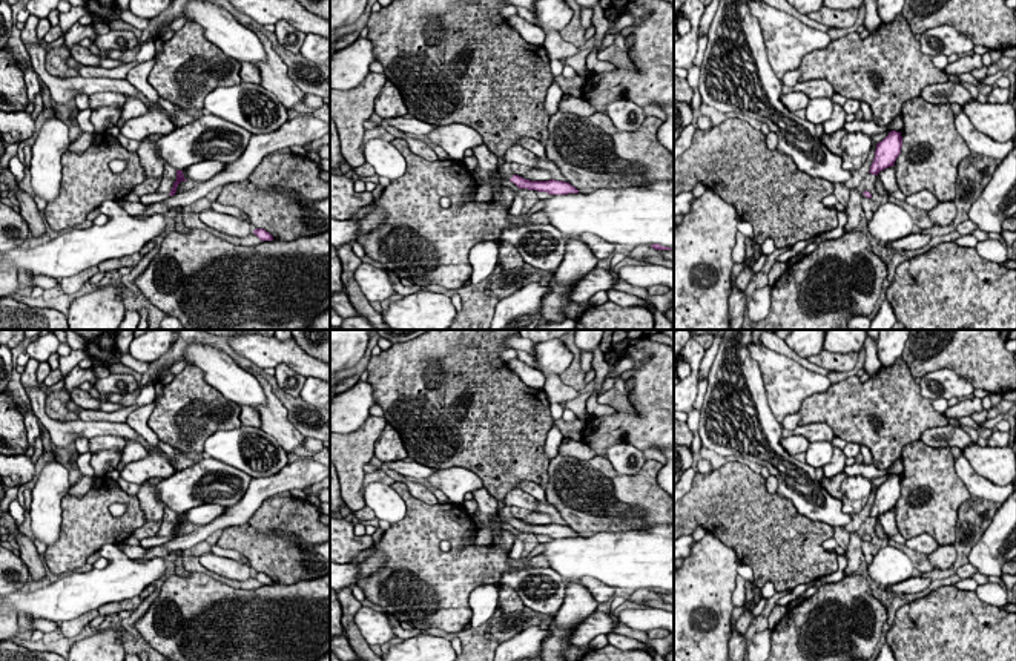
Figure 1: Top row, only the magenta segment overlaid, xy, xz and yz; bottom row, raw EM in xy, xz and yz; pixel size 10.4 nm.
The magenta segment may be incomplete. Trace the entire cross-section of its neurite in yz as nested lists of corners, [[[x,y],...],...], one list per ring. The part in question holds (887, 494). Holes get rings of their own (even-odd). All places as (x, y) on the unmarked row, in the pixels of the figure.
[[[896,474],[889,475],[889,478],[876,488],[875,502],[869,517],[878,520],[881,514],[895,509],[895,505],[901,497],[901,491],[902,491],[901,475]]]

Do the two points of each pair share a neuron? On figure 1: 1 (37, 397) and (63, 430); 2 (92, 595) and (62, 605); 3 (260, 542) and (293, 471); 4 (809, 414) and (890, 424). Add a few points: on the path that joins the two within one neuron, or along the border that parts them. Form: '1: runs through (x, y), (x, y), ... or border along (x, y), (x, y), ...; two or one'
1: runs through (39, 407), (40, 414), (54, 428); one
2: runs through (85, 595), (69, 597); one
3: border along (273, 496), (247, 522); two
4: runs through (829, 411), (870, 411); one

